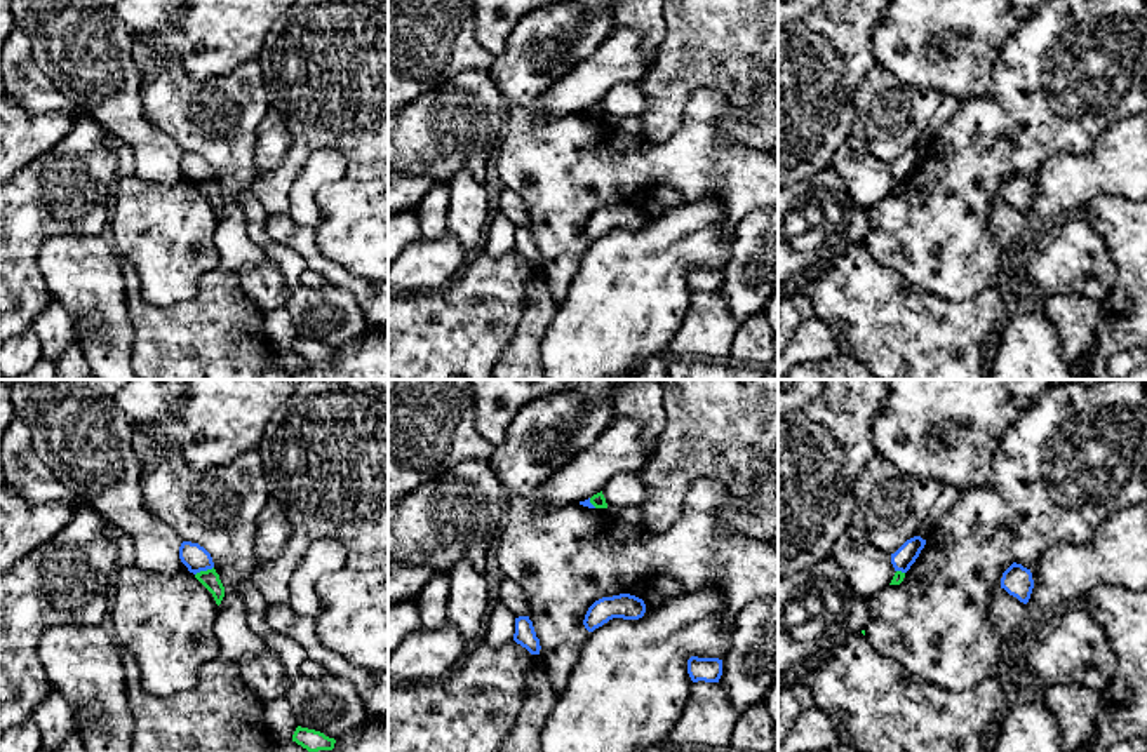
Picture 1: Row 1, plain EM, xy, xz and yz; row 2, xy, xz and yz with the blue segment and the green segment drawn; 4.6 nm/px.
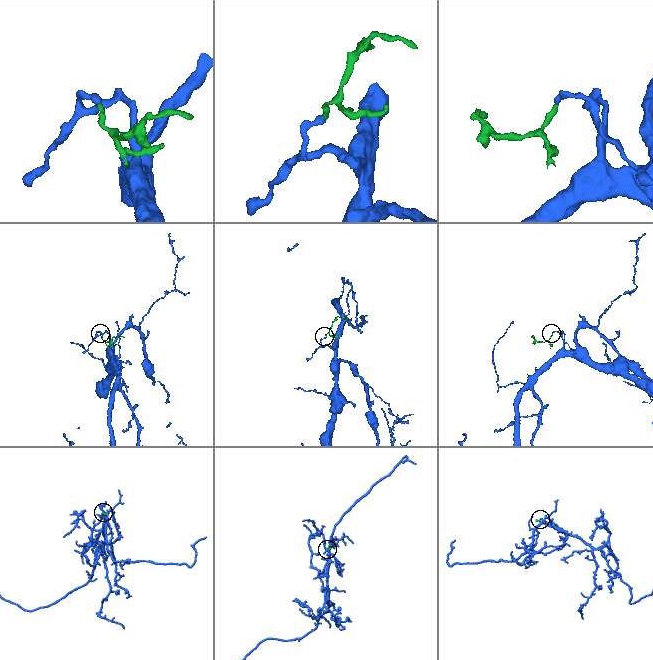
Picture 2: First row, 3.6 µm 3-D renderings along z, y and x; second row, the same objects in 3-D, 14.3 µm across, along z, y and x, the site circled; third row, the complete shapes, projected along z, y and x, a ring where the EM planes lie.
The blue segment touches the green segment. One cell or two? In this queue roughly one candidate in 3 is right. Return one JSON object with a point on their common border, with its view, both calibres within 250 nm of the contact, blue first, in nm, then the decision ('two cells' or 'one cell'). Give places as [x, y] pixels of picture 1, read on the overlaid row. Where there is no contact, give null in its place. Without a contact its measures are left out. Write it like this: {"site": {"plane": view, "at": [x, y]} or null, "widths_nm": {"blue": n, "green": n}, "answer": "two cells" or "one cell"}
{"site": {"plane": "xy", "at": [204, 570]}, "widths_nm": {"blue": 120, "green": 90}, "answer": "two cells"}

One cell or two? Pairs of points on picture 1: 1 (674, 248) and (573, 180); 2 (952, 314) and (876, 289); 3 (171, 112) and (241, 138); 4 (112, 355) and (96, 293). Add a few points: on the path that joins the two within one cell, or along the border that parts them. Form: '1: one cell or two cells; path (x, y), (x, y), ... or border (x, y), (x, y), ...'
1: two cells; border (646, 208), (643, 209)
2: one cell; path (937, 328), (916, 328), (895, 307)
3: one cell; path (188, 112), (213, 117), (223, 127)
4: one cell; path (105, 340), (105, 319), (98, 308)

